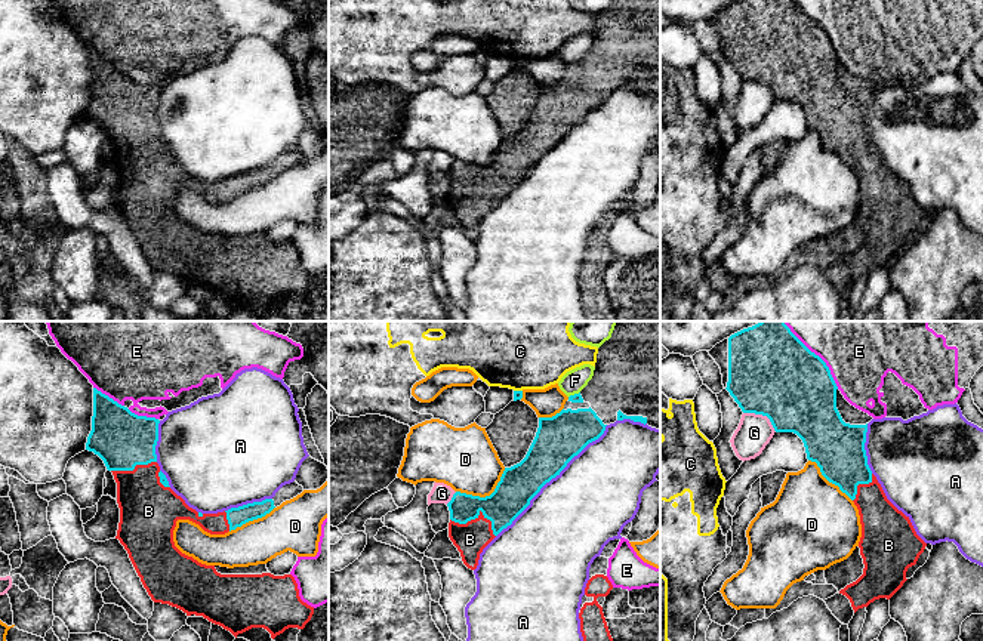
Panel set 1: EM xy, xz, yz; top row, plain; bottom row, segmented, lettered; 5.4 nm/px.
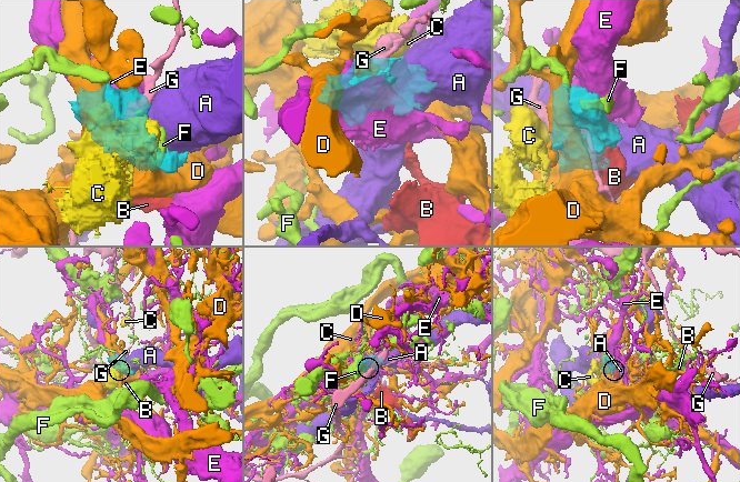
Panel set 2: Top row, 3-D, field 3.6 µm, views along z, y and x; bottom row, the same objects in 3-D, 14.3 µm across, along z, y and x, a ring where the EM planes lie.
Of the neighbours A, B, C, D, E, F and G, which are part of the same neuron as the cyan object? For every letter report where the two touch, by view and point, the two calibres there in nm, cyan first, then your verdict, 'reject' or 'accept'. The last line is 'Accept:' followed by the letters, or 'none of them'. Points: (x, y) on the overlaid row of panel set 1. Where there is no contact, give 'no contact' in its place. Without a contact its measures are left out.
A: xz (551, 478) | 260/460 nm | reject
B: xz (478, 514) | 200/170 nm | accept
C: xz (518, 391) | 50/480 nm | reject
D: xz (486, 496) | 220/340 nm | reject
E: yz (814, 354) | 460/480 nm | reject
F: xz (575, 394) | 50/120 nm | reject
G: yz (763, 415) | 460/190 nm | reject
Accept: B

